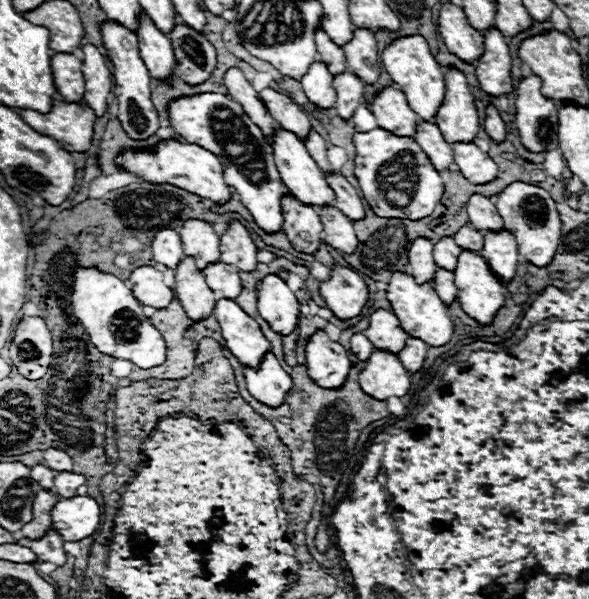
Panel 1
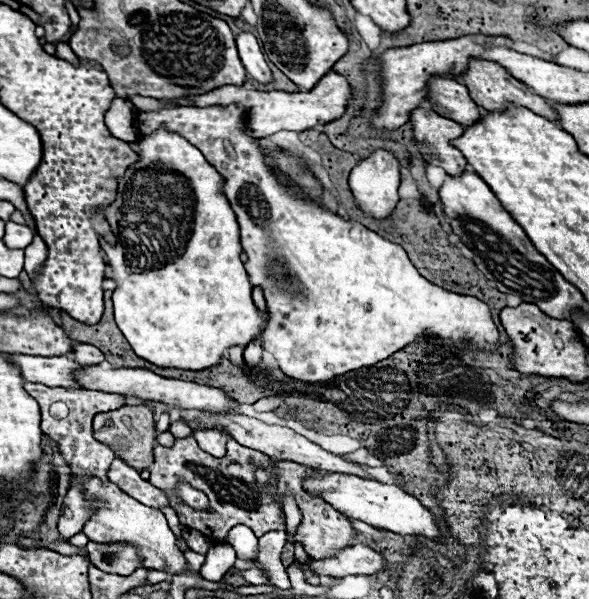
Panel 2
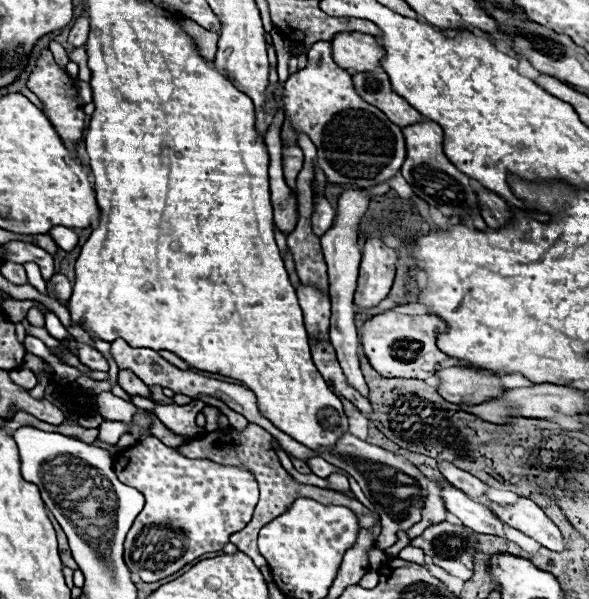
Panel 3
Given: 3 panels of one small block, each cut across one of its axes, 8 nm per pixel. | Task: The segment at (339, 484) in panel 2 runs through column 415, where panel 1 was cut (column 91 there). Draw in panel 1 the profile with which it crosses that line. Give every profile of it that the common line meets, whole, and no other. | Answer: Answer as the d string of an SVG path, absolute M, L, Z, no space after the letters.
M90 496L62 498L52 508L52 528L64 542L78 542L98 530L100 506Z

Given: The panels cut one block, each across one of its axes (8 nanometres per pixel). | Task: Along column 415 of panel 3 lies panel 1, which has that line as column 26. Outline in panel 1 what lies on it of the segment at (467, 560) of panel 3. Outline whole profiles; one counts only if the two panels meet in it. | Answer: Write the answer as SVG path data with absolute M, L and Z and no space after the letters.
M52 530L50 536L44 536L44 540L28 540L28 538L22 538L18 540L18 544L22 546L28 546L40 562L50 562L50 564L56 564L56 566L64 566L66 564L66 552L64 552L64 540Z

